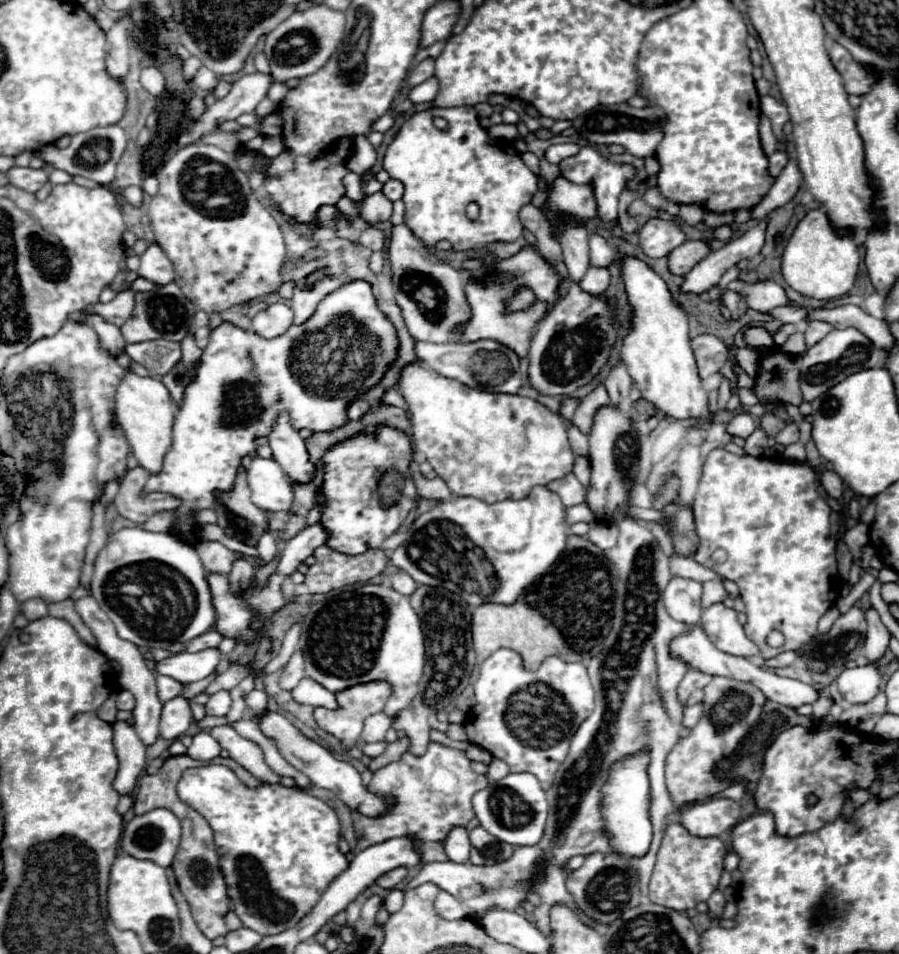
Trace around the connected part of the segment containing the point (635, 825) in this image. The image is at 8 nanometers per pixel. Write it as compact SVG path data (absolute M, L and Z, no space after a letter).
M642 749L616 761L610 765L608 779L602 785L602 821L604 833L608 837L610 847L624 859L644 857L652 843L652 821L650 821L650 779L648 779L650 757L648 751Z

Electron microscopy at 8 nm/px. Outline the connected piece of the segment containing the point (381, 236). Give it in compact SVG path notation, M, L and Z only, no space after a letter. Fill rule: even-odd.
M370 225L364 233L362 233L362 245L370 251L378 251L378 249L384 249L388 241L388 235L384 229L380 229L378 225Z

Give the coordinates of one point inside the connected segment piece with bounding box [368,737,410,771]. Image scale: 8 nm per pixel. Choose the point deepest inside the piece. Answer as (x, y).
(394, 751)

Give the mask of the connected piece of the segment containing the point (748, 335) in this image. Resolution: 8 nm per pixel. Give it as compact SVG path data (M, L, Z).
M752 327L744 331L744 339L750 347L758 347L758 349L774 349L774 339L770 337L770 333L762 327Z

